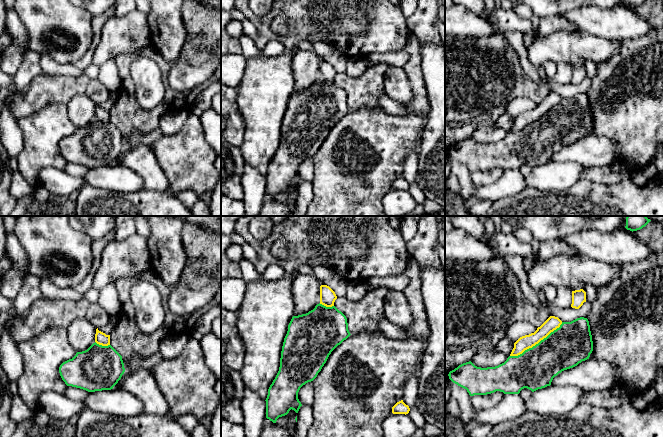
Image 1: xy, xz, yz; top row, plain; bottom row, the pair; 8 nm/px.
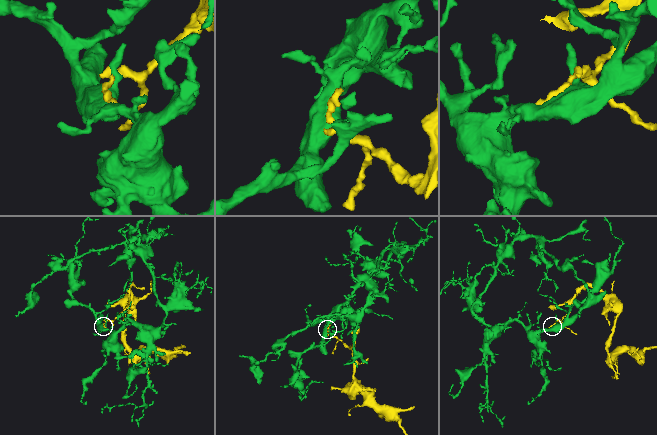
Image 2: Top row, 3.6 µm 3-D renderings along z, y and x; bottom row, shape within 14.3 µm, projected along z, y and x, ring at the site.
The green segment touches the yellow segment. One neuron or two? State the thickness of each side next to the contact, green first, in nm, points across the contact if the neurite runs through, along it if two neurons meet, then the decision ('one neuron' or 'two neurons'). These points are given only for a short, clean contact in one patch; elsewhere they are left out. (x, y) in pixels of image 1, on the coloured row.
340/110 nm | one neuron

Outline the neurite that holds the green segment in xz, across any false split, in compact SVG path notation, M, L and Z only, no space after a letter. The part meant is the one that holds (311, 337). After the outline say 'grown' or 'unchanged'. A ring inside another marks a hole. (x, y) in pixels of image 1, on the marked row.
M321 285L320 303L308 313L292 317L282 346L279 371L265 400L266 418L273 423L291 409L298 413L302 406L298 399L300 388L317 377L331 352L351 335L346 316L334 306L336 299L329 286Z; grown

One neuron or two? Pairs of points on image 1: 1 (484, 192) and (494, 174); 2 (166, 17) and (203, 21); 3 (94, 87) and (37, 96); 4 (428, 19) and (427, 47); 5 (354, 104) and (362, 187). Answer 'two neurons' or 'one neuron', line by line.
1: two neurons
2: two neurons
3: one neuron
4: one neuron
5: two neurons

